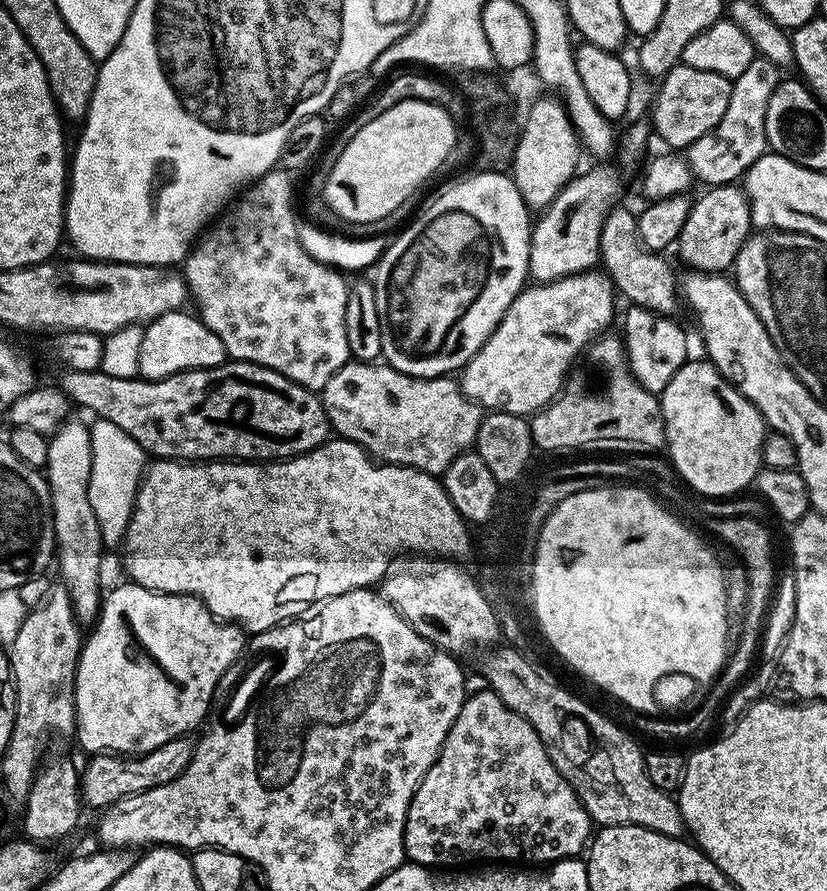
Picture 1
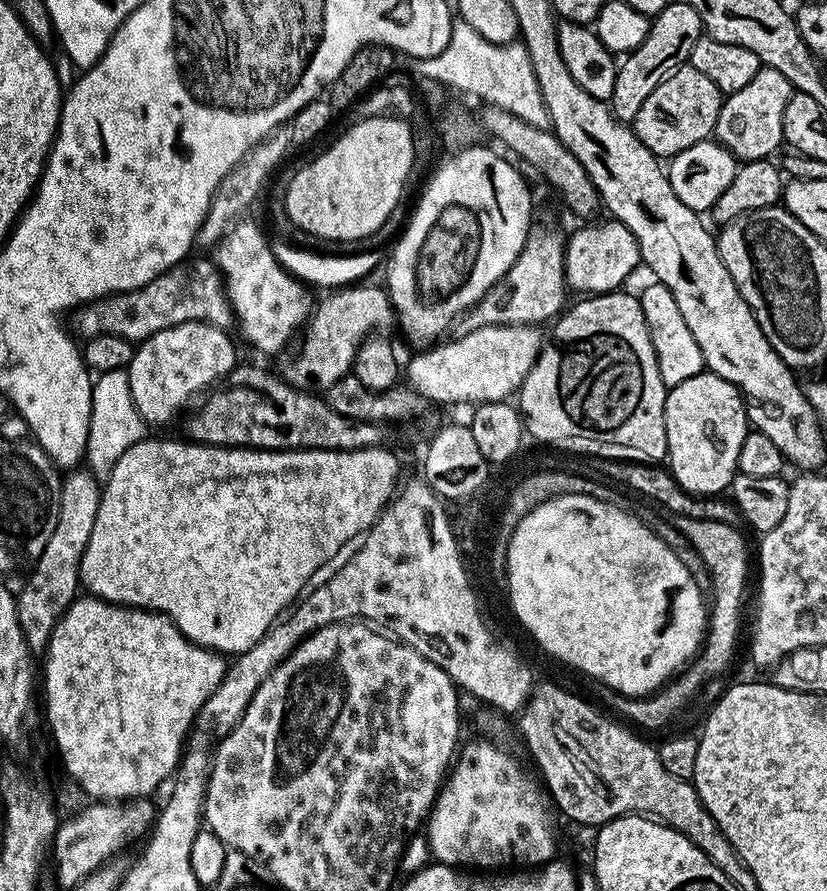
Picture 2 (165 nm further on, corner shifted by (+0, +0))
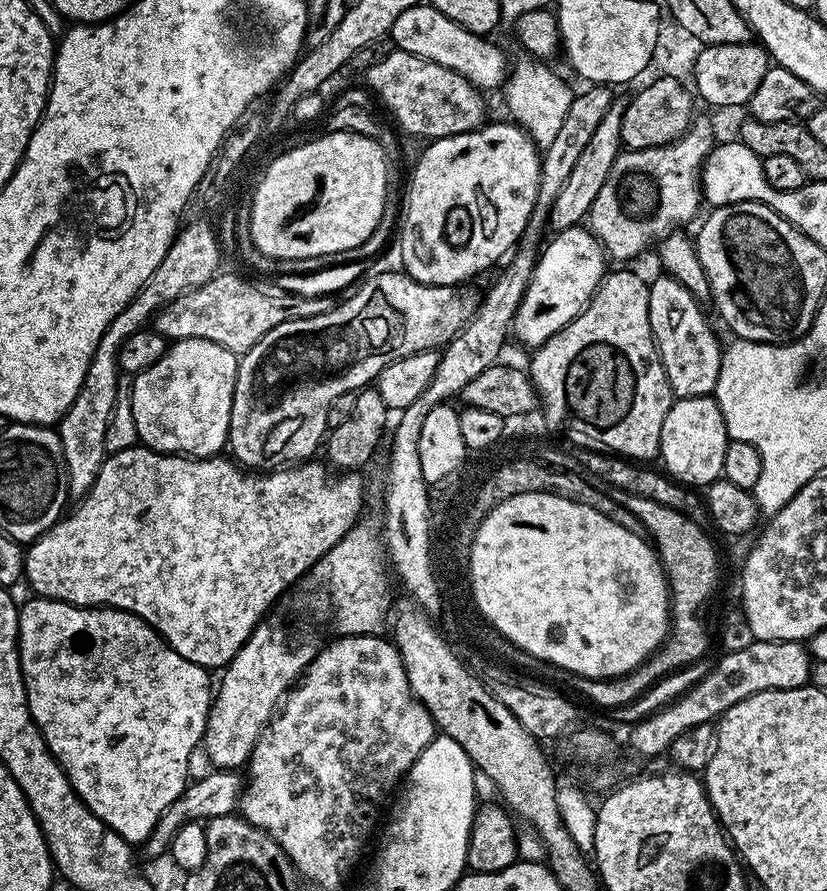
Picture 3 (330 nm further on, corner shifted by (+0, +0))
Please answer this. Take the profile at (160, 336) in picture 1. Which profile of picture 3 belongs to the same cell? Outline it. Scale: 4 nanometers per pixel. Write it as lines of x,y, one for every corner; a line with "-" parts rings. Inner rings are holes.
206,338
171,341
154,366
131,377
137,441
156,452
193,458
223,453
228,442
237,363
237,353
218,346
218,342
206,342

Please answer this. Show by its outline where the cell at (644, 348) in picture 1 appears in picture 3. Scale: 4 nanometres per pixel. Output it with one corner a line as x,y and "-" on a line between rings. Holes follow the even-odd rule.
660,274
648,286
648,313
652,337
660,352
660,361
673,397
685,400
699,396
712,396
720,373
722,344
716,341
708,320
704,317
701,301
697,300
682,282
667,274

